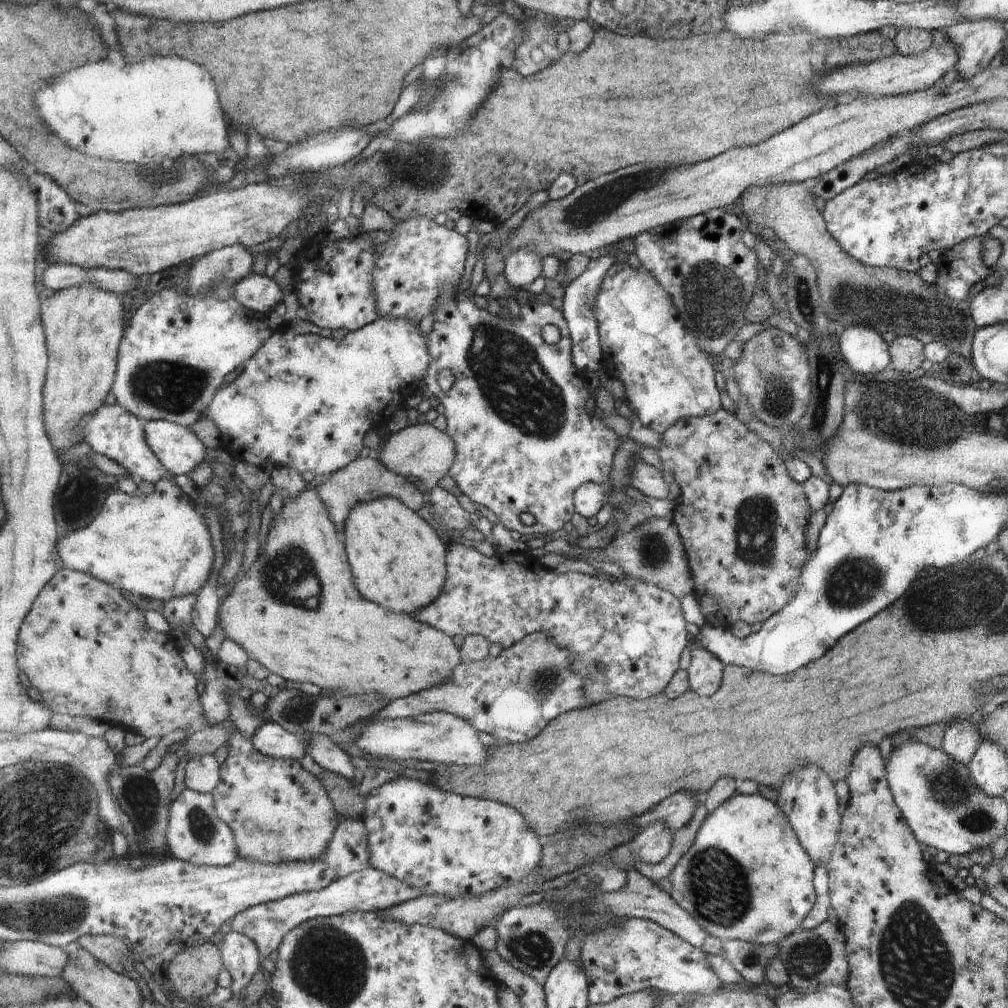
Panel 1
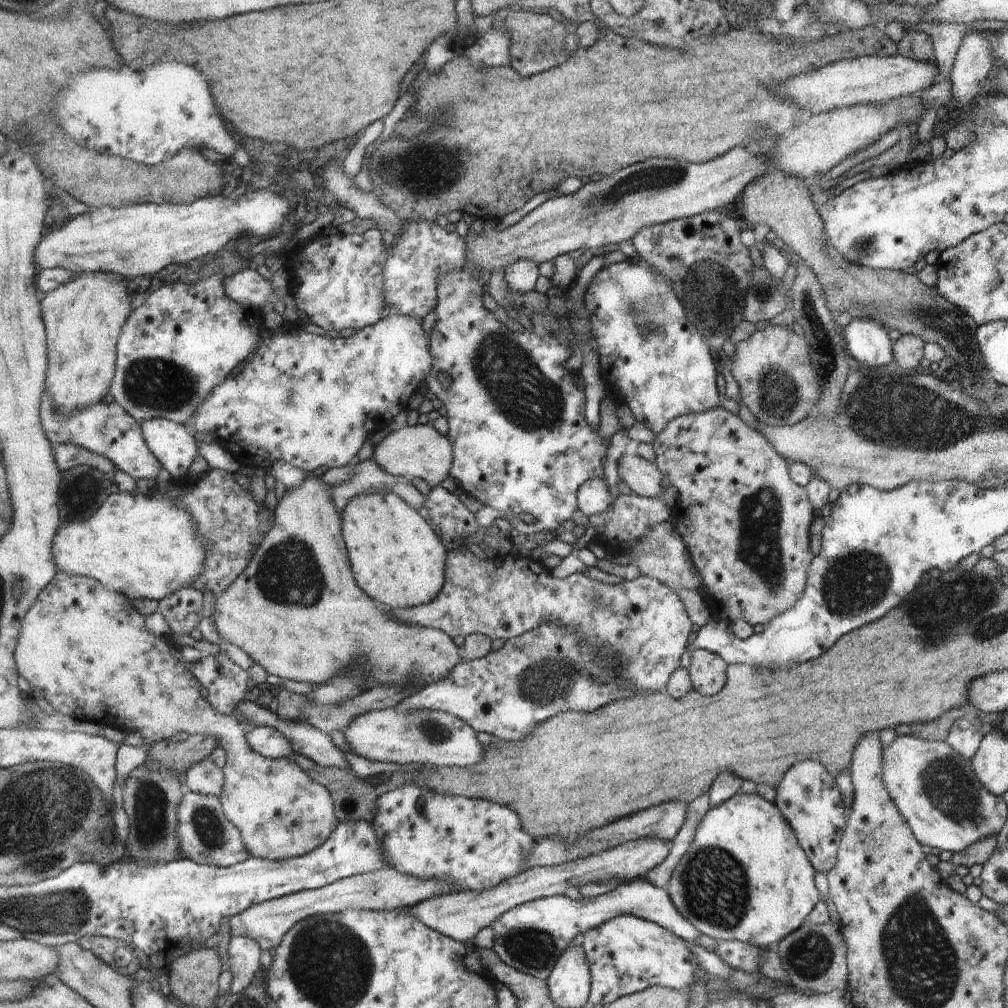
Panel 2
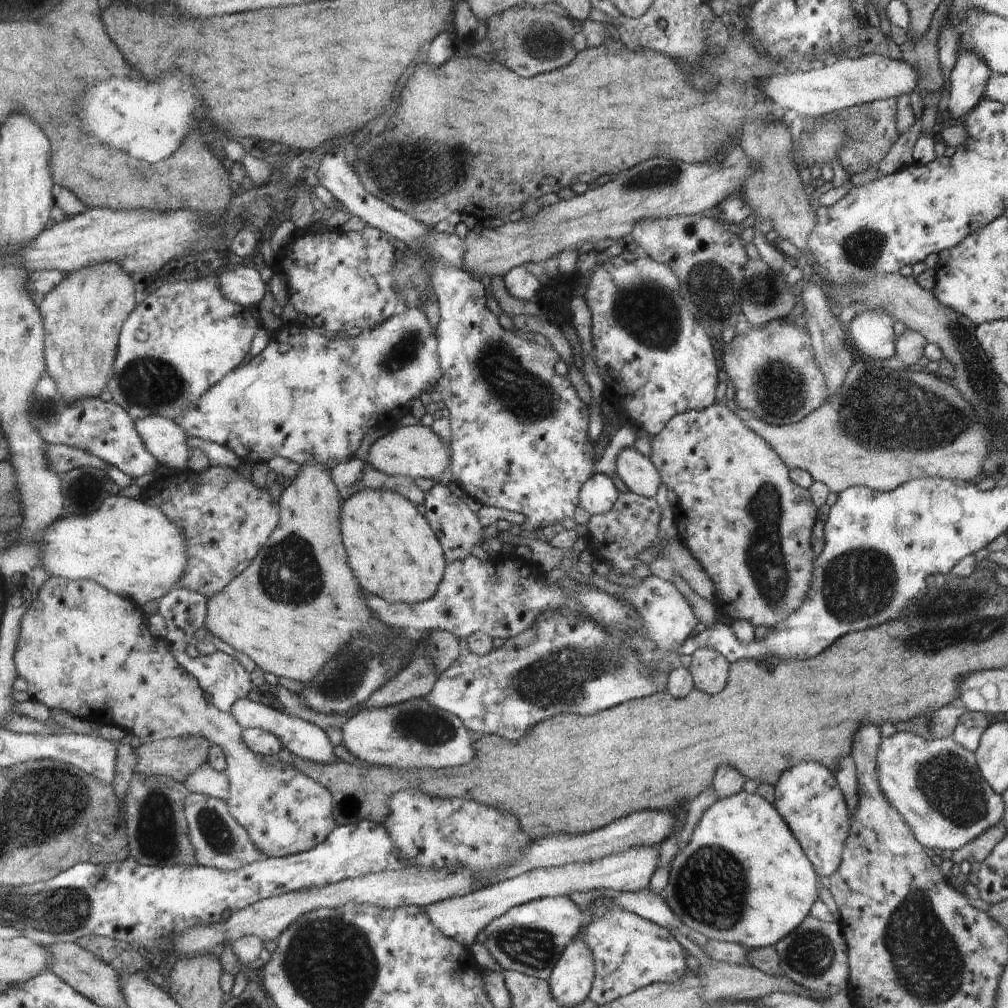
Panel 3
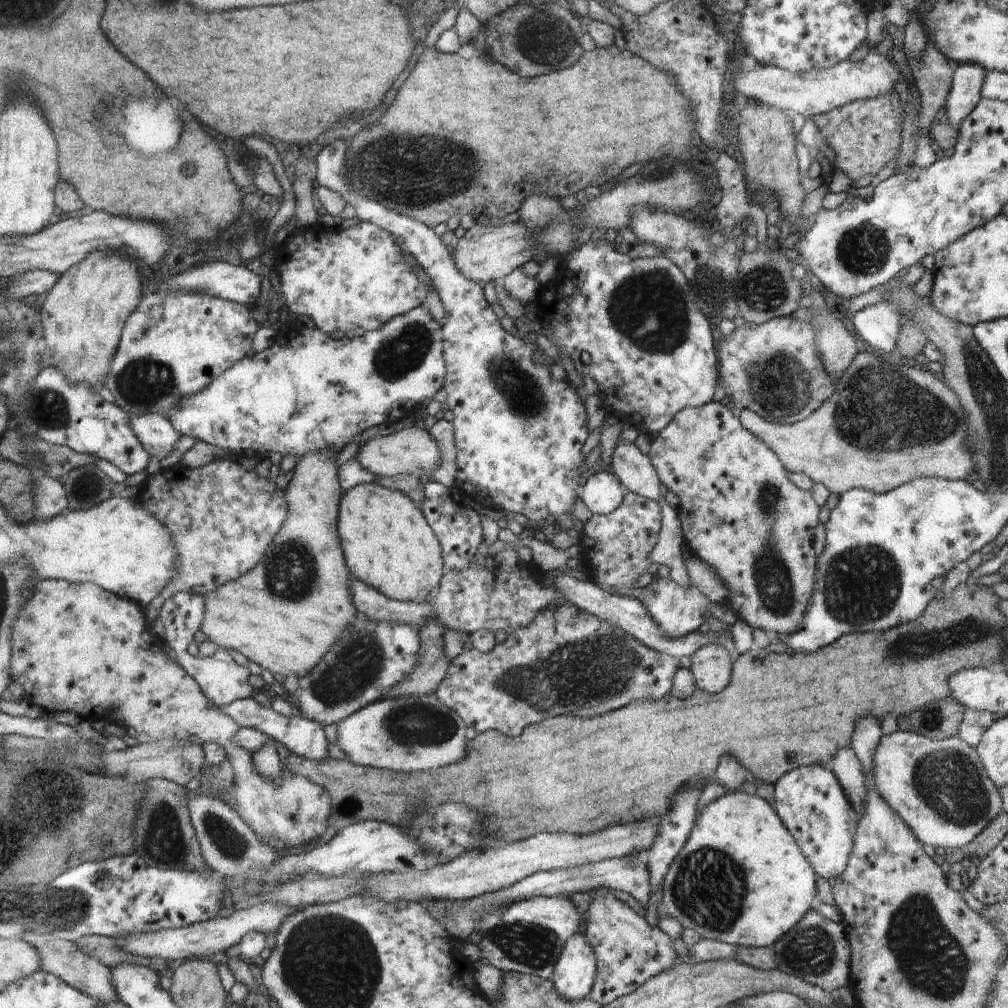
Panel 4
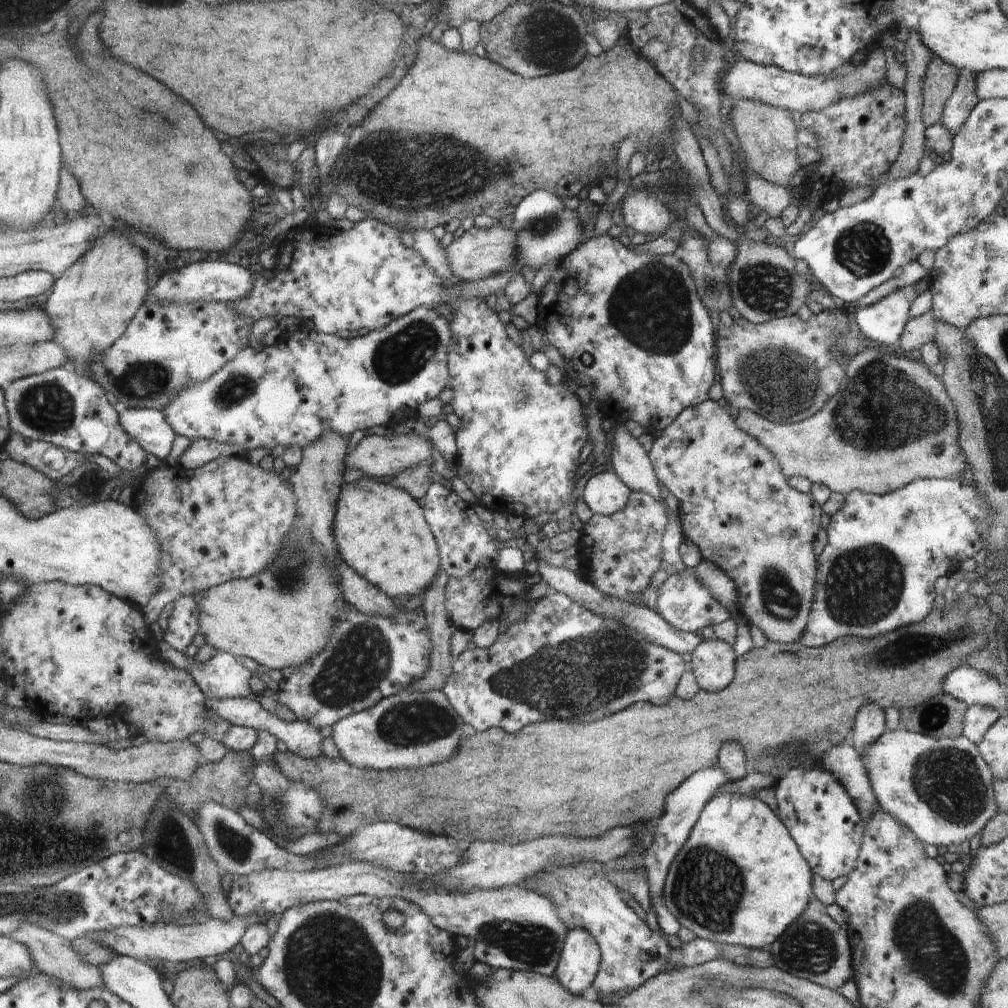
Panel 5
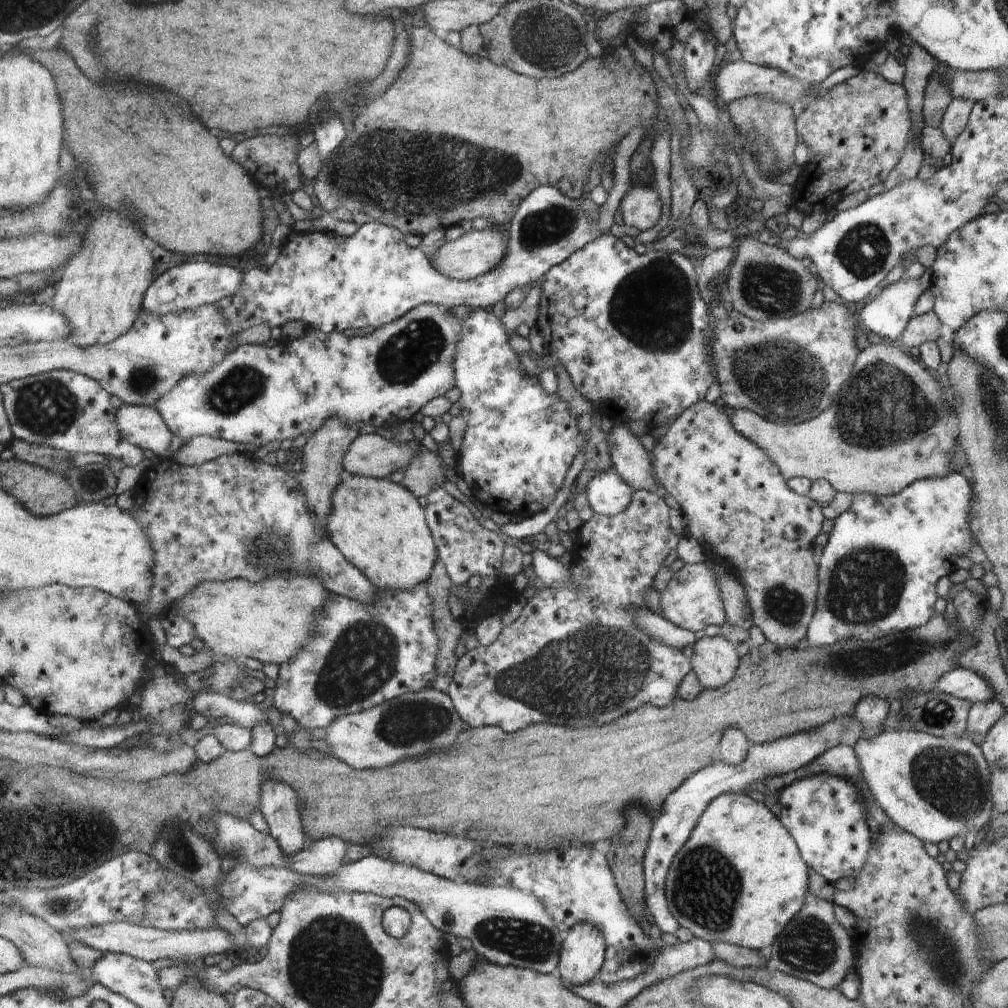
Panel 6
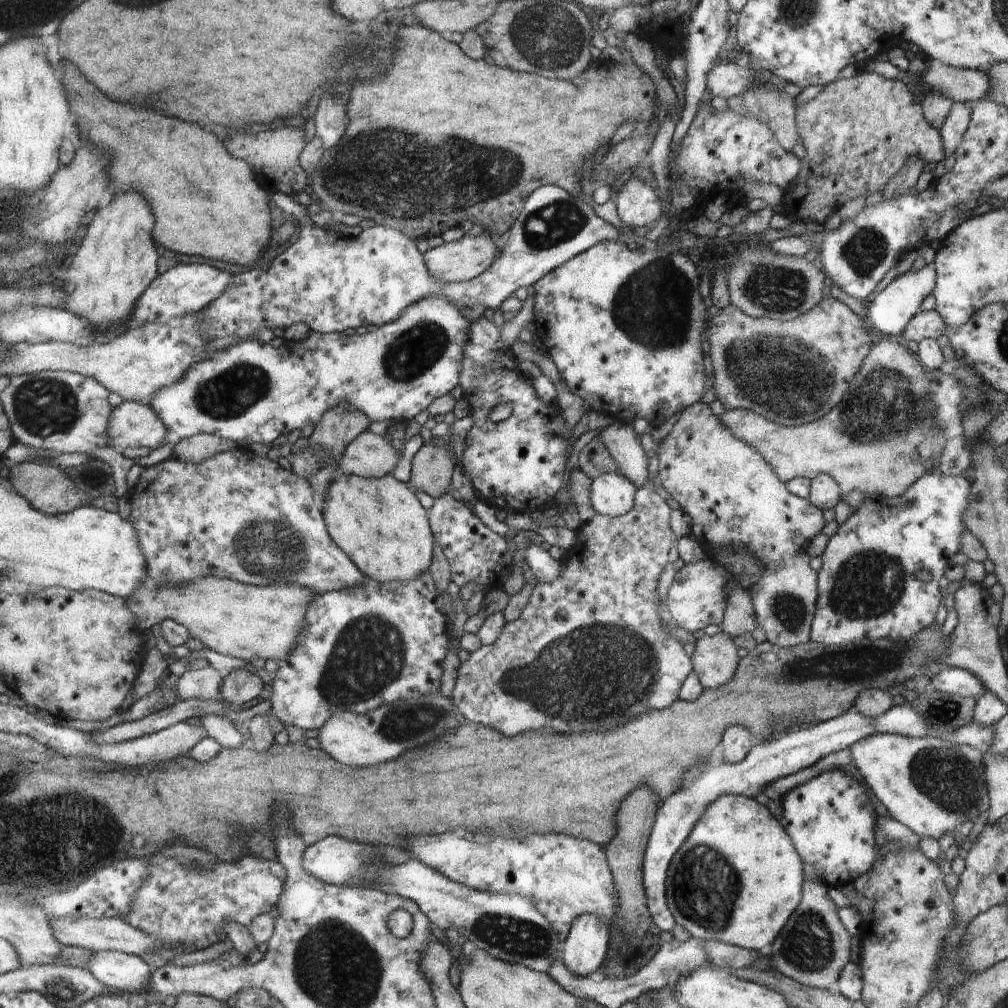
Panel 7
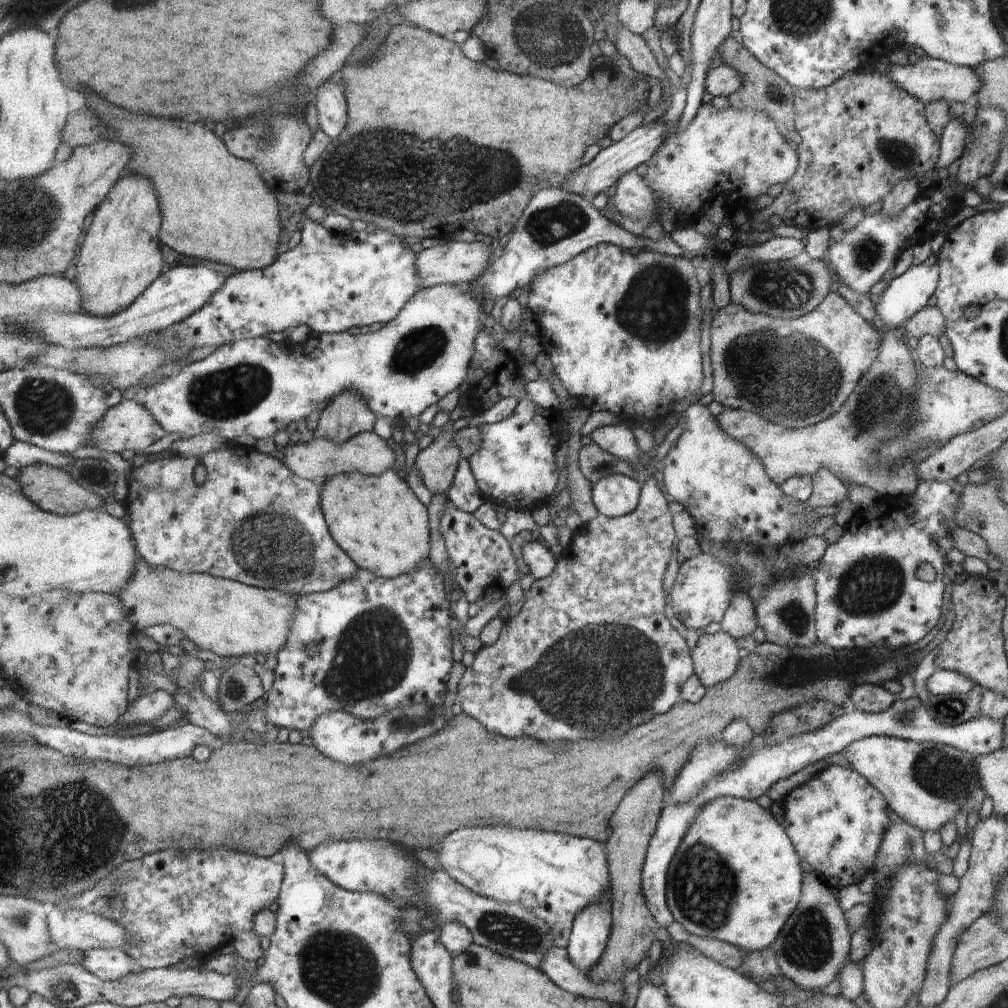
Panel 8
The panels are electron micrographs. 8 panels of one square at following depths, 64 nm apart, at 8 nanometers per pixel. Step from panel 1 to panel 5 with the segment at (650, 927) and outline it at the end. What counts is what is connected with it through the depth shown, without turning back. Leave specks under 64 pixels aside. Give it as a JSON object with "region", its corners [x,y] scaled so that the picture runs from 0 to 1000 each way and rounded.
{"region":[[[585,850],[569,852],[531,865],[531,869],[524,870],[518,878],[547,892],[565,923],[575,920],[586,924],[595,940],[599,941],[597,960],[589,978],[595,994],[623,986],[661,961],[667,944],[665,935],[657,925],[647,924],[617,894],[612,879],[598,864],[598,856]]]}

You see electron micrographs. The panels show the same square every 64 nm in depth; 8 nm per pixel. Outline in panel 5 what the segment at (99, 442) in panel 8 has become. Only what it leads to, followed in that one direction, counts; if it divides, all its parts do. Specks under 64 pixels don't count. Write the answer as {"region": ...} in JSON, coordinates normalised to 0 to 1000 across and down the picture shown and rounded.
{"region":[[[121,405],[121,419],[125,427],[161,458],[169,454],[178,431],[167,419],[165,411],[152,405]]]}

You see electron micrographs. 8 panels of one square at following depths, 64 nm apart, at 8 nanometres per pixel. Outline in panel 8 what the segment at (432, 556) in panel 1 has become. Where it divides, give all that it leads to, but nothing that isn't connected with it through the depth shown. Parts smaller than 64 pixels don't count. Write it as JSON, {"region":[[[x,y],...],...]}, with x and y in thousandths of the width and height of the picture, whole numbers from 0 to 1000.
{"region":[[[390,464],[373,472],[357,469],[336,470],[327,473],[317,482],[319,507],[328,530],[345,550],[349,550],[350,556],[353,554],[351,557],[355,563],[388,574],[411,568],[421,556],[425,556],[428,546],[428,534],[425,534],[428,532],[428,522],[425,522],[427,507],[423,506],[423,502],[411,492],[403,477],[395,472]]]}

